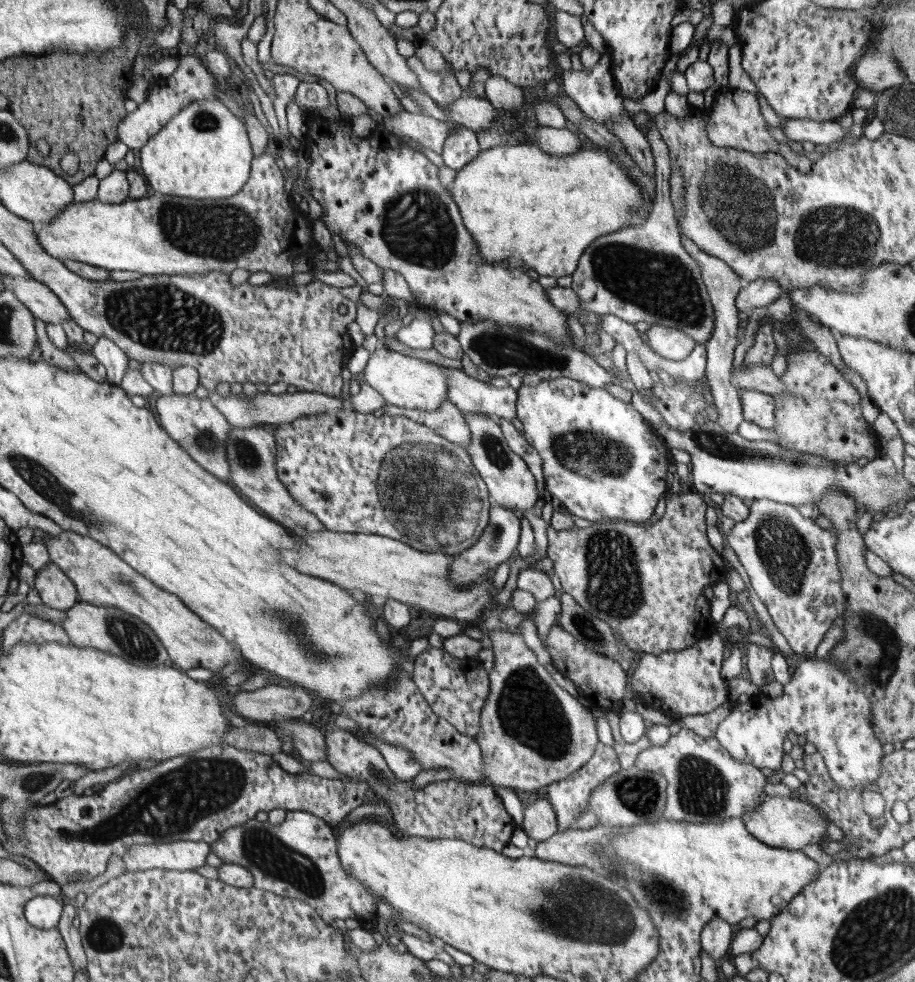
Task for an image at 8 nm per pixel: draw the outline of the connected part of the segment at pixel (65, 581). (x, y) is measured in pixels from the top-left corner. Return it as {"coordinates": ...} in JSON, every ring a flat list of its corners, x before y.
{"coordinates":[[47,564,37,570,35,590,43,606,59,612,71,610,71,606,79,600,75,582,71,582,71,578,67,578,67,574,63,574,63,570,55,564]]}

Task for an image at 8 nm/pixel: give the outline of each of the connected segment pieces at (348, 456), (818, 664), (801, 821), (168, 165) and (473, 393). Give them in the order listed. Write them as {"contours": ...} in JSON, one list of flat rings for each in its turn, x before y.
{"contours":[[[351,408,309,414,295,422,277,424,275,454,279,480,303,510,319,518,327,532,375,534,399,540,419,552,457,556,475,546,487,528,489,494,467,450,409,418,361,414]],[[805,658,783,686,783,694,767,698,765,694,749,696,743,702,735,702,733,710,719,722,715,742,737,762,751,764,755,768,779,770,783,742,789,734,805,736,805,742,813,744,829,770,831,780,845,788,869,788,881,774,881,742,871,728,871,710,867,694,857,688,847,670,821,658]],[[763,796,761,802,757,802,755,808,745,810,743,814,743,824,747,832,763,842,765,846,773,848,783,848,783,850,797,850,801,852,803,846,807,844,823,844,825,840,825,830,827,830,827,818,807,800,793,800,793,798,779,798,779,796]],[[219,100,191,102,139,148,139,166,149,188,173,198,231,198,247,184,251,162,243,122]],[[443,368,449,376,449,388,447,398,453,402,461,412,469,414,483,414,489,418,505,418,513,420,515,414,515,402,517,402,517,390,513,388,493,388,483,380,475,380,465,376,463,370,451,370]]]}

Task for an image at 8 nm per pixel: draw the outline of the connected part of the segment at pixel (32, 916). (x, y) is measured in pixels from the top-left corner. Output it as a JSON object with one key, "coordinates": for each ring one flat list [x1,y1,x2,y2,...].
{"coordinates":[[35,896,25,904,23,916,33,928,53,930,61,920,61,910,63,910,63,904,59,898]]}

